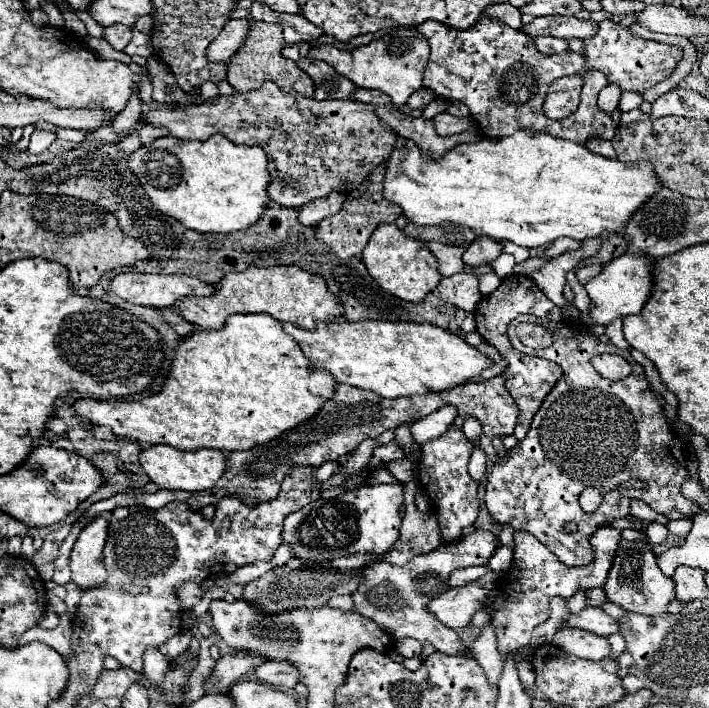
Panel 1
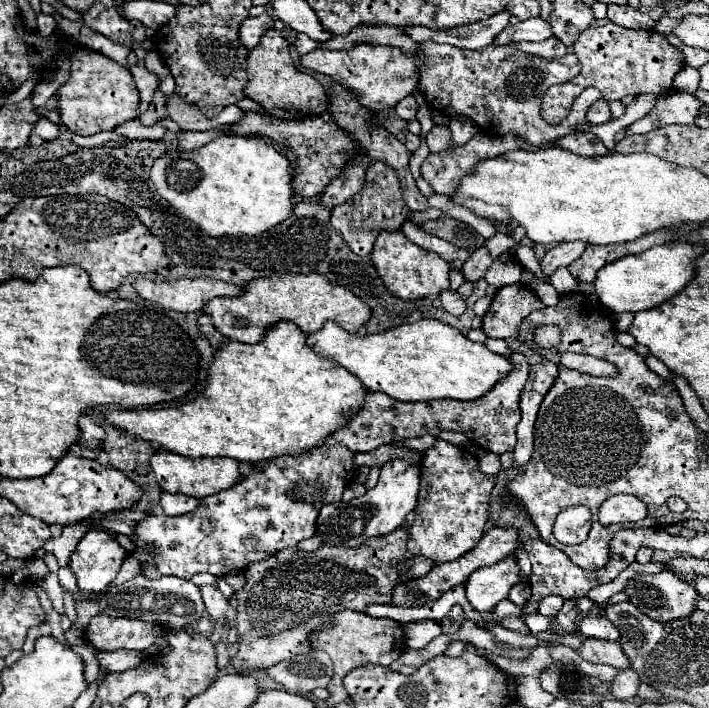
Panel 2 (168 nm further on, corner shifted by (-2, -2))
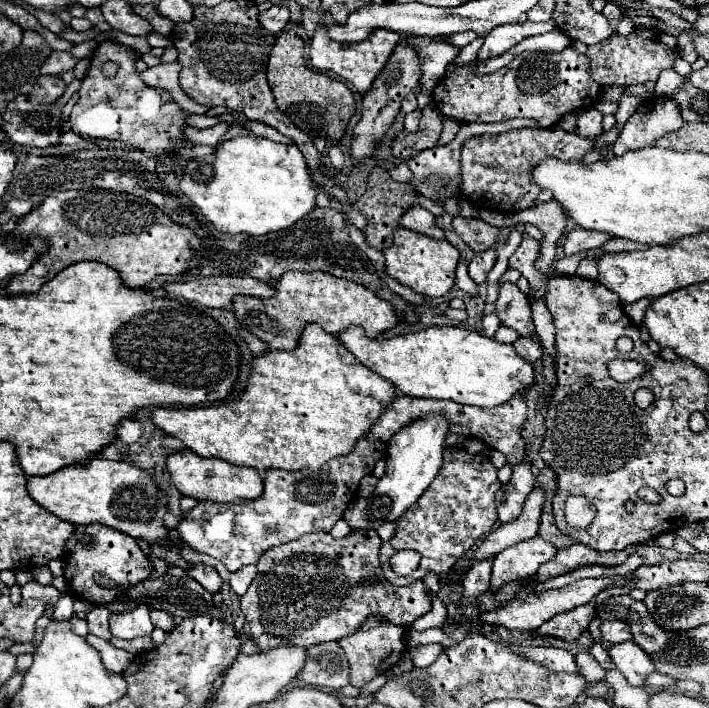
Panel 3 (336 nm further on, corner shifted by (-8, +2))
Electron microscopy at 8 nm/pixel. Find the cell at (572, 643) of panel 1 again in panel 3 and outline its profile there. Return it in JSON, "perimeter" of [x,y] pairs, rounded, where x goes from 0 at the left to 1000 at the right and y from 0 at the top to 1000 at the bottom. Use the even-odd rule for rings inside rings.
{"perimeter":[[[876,907],[876,910],[862,910],[859,912],[859,929],[867,938],[873,949],[893,966],[893,969],[907,969],[910,955],[924,946],[918,929],[893,907]]]}

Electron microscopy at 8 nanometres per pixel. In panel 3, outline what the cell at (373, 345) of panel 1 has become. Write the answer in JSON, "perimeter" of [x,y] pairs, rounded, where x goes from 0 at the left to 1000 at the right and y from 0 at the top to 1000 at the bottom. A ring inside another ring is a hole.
{"perimeter":[[[495,460],[478,469],[475,480],[512,517],[549,537],[571,559],[630,562],[647,571],[693,576],[715,568],[724,556],[743,551],[755,540],[752,517],[721,486],[704,486],[695,477],[645,460],[605,460],[602,466],[543,480],[518,477],[512,463]]]}

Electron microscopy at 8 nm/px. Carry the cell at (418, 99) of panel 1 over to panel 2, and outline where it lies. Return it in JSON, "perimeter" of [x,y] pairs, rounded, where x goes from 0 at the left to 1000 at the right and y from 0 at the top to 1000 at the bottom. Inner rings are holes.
{"perimeter":[[[577,133],[577,136],[571,136],[571,141],[563,141],[557,150],[557,161],[568,169],[585,169],[585,161],[588,161],[585,138]]]}

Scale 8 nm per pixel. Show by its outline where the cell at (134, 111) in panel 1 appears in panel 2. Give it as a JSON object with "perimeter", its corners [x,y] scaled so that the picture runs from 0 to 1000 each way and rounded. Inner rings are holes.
{"perimeter":[[[176,85],[176,96],[188,105],[188,113],[193,119],[193,127],[199,133],[199,147],[196,147],[196,155],[205,158],[210,144],[216,141],[216,133],[219,127],[224,124],[224,107],[219,102],[210,102],[205,93],[193,93],[193,90],[182,90]]]}

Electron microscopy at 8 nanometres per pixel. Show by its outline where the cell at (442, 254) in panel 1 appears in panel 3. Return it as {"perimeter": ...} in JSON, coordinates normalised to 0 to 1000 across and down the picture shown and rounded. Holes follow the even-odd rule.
{"perimeter":[[[594,291],[577,294],[577,297],[568,302],[566,319],[568,319],[568,322],[577,322],[577,325],[583,325],[583,328],[608,333],[608,336],[614,336],[614,339],[628,339],[625,325],[608,314],[608,299],[605,299],[605,297],[597,297]]]}

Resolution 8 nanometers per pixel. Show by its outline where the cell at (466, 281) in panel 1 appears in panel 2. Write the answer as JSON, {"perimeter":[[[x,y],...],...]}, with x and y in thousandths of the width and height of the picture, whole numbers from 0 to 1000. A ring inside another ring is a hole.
{"perimeter":[[[628,410],[622,415],[622,427],[625,427],[625,435],[639,446],[650,446],[659,435],[659,429],[645,418],[645,412],[636,412],[636,410]]]}

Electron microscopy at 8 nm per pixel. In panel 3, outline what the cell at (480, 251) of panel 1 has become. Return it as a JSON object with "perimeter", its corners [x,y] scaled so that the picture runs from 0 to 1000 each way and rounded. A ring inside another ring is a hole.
{"perimeter":[[[695,350],[670,359],[670,364],[661,370],[661,390],[667,393],[670,401],[681,401],[687,395],[690,381],[698,376],[701,356]]]}

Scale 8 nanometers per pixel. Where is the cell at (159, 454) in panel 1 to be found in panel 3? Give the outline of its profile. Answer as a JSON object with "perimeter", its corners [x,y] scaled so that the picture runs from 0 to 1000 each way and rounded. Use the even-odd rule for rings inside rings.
{"perimeter":[[[255,636],[236,644],[236,664],[241,681],[258,701],[298,709],[329,709],[334,703],[360,703],[371,695],[371,675],[362,664],[348,658],[329,658],[312,647],[283,647],[269,636]]]}

